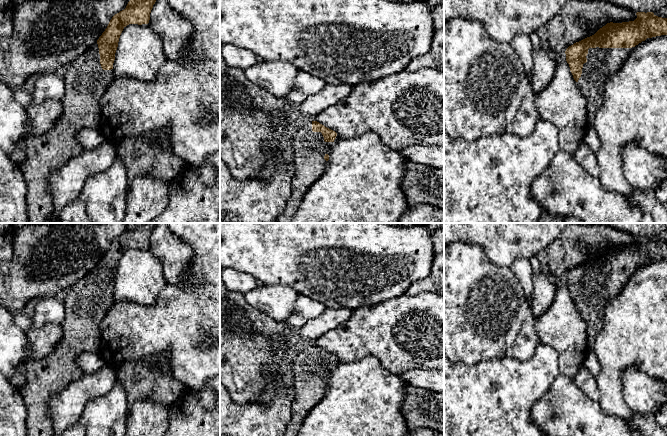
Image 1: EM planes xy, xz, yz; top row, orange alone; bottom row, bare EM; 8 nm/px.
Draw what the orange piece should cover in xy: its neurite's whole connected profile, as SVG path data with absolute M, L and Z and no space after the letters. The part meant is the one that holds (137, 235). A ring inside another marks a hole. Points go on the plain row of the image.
M131 223L124 234L112 241L97 266L68 290L63 299L65 318L61 323L62 338L49 355L41 360L33 360L26 365L27 383L18 391L27 408L28 436L52 436L53 426L49 413L49 402L83 375L76 364L76 358L81 353L100 352L100 324L113 305L113 287L120 259L129 248L148 248L156 224Z

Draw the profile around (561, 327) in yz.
M561 282L555 284L553 303L543 315L534 318L534 328L539 342L551 346L557 352L560 374L573 379L583 366L587 353L587 323L578 312L567 285Z

